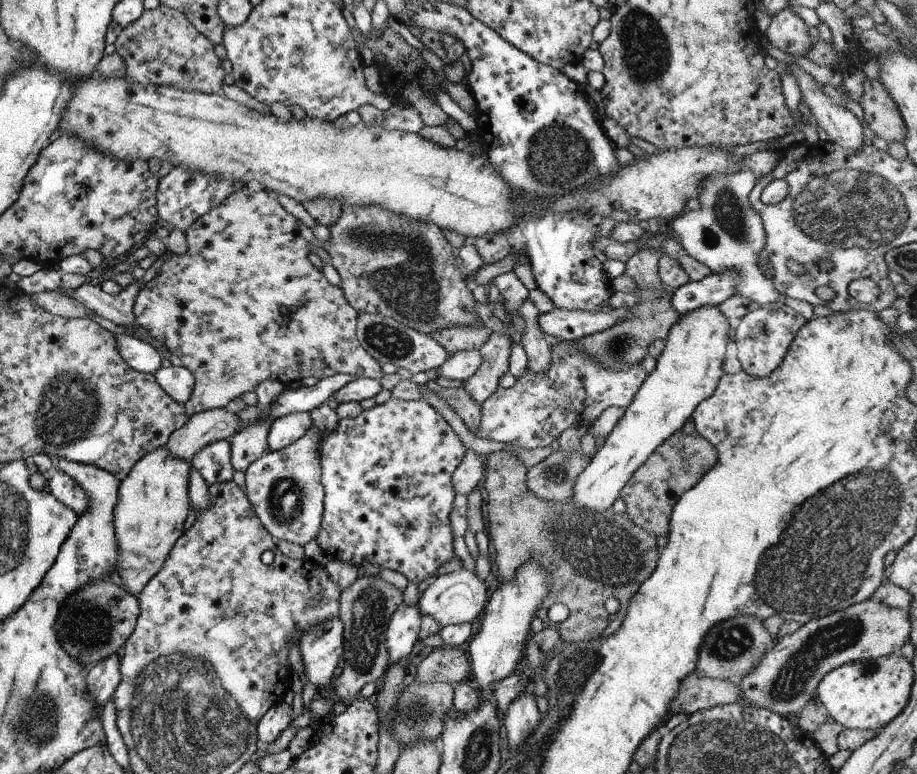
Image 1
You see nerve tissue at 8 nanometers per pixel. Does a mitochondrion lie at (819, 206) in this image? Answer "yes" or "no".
yes

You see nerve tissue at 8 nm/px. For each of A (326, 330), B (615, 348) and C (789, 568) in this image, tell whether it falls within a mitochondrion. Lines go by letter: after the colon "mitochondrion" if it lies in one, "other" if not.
A: other
B: mitochondrion
C: mitochondrion

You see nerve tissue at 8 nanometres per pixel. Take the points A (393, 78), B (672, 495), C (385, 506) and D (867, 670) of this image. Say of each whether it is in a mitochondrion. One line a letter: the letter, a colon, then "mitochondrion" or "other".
A: other
B: other
C: other
D: mitochondrion

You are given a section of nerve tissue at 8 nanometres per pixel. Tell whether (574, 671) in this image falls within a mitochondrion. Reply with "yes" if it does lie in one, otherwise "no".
yes

